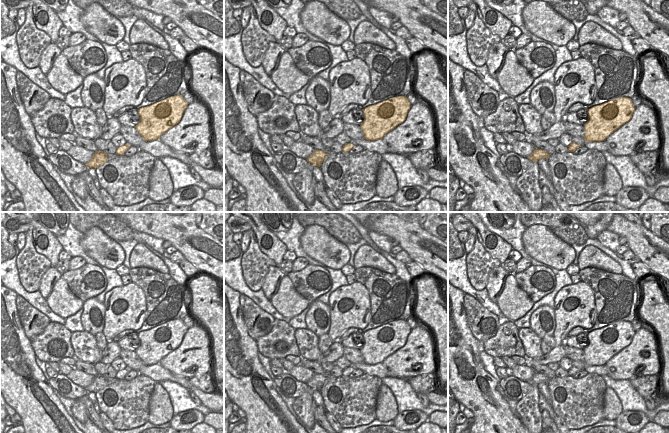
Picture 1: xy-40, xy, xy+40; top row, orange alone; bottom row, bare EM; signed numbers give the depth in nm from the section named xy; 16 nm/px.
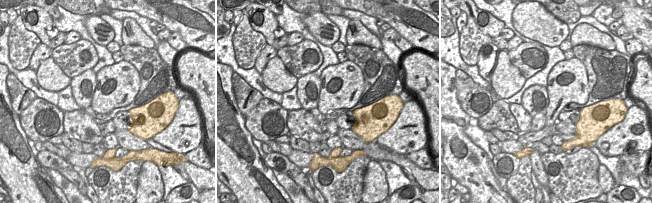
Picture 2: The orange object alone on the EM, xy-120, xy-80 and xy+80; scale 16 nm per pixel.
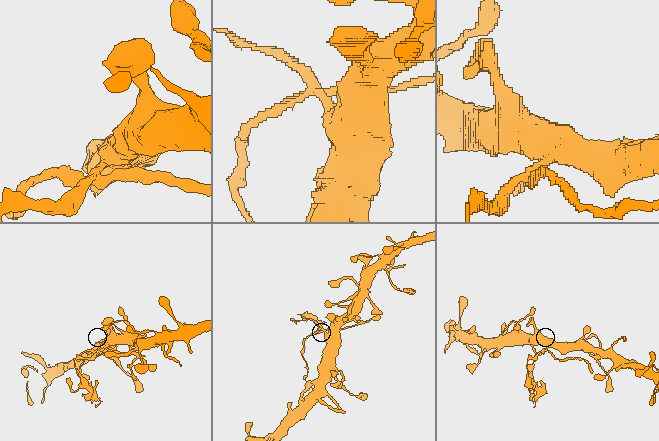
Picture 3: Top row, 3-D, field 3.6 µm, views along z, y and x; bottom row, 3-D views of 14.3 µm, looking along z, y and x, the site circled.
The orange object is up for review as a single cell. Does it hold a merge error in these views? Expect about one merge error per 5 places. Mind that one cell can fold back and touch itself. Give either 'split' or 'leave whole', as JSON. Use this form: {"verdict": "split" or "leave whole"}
{"verdict": "split"}

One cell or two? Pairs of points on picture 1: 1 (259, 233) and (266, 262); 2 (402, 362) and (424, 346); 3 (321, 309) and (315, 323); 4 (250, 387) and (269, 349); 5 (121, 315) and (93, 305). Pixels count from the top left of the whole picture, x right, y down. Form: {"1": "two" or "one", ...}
{"1": "two", "2": "one", "3": "one", "4": "two", "5": "two"}

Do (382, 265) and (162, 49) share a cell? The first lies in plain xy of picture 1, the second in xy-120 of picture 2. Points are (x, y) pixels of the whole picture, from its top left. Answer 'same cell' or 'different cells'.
different cells

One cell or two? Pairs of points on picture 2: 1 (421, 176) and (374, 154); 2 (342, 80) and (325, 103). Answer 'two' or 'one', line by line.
1: one
2: one

